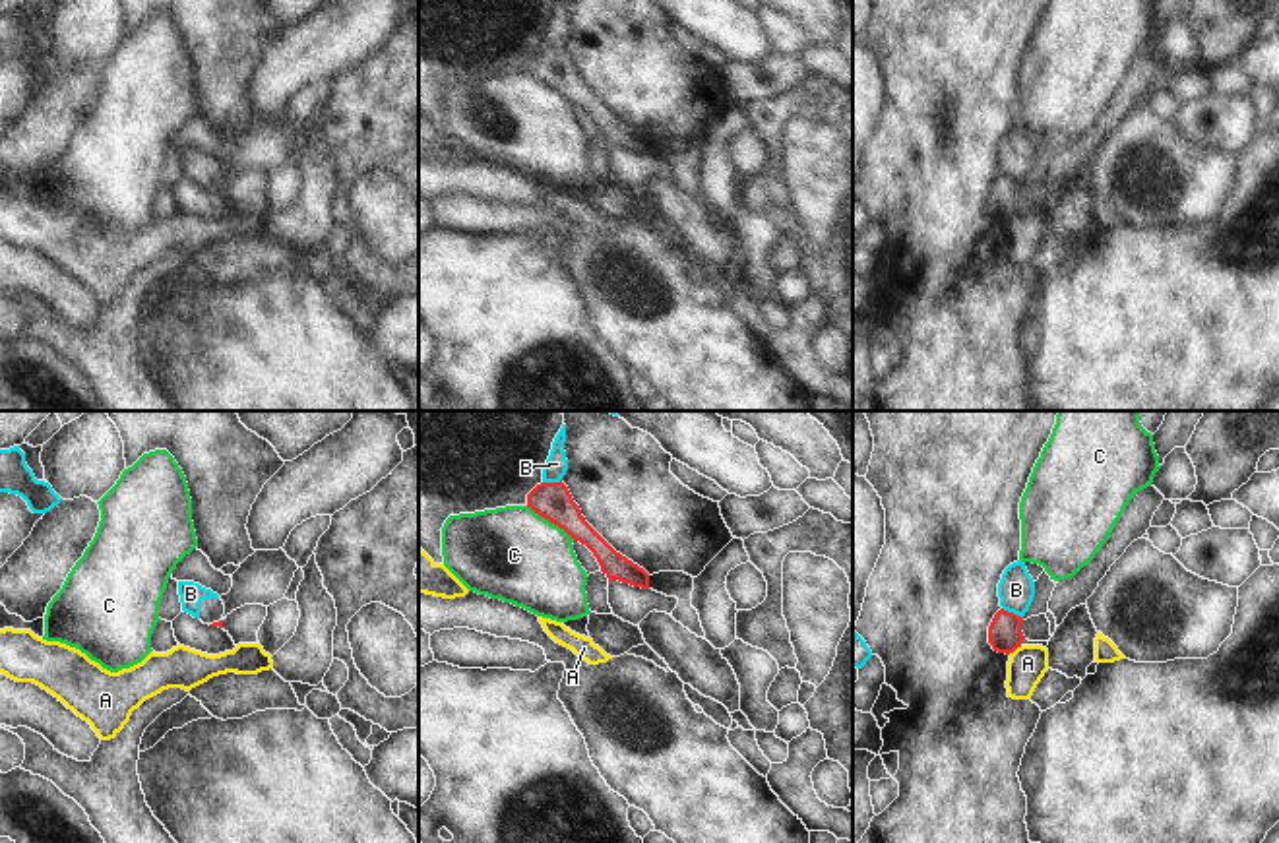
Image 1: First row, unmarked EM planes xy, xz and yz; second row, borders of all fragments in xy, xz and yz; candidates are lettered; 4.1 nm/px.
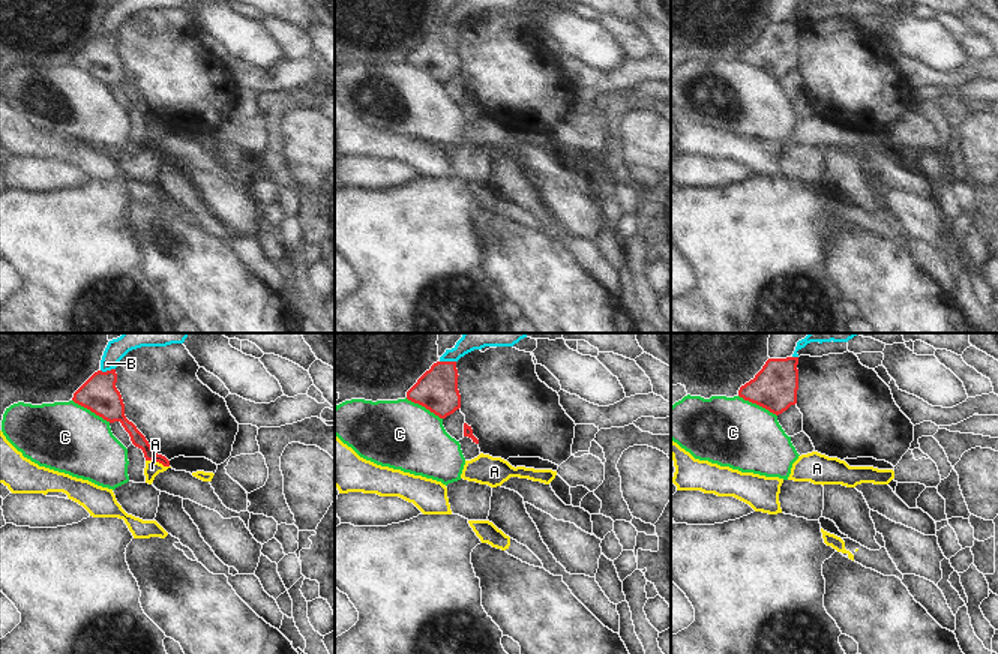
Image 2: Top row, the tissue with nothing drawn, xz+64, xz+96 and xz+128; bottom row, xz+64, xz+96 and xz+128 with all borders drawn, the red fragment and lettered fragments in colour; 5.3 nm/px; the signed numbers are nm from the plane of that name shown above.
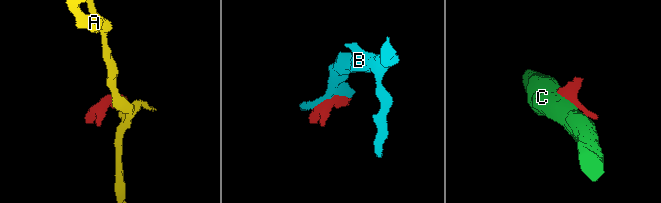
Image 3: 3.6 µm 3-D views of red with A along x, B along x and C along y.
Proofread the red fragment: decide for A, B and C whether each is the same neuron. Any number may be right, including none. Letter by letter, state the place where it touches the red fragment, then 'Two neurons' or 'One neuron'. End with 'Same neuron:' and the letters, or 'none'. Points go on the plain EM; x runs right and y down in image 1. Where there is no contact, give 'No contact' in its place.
A: Touches red at yz (1014, 216). Two neurons
B: Touches red at yz (1012, 179). Two neurons
C: Touches red at xz (551, 88). Two neurons
Same neuron: none.

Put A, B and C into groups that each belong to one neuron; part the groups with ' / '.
A / B / C

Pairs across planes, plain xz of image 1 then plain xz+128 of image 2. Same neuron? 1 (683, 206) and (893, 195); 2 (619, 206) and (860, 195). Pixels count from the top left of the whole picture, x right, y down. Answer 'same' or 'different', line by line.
1: same
2: different

